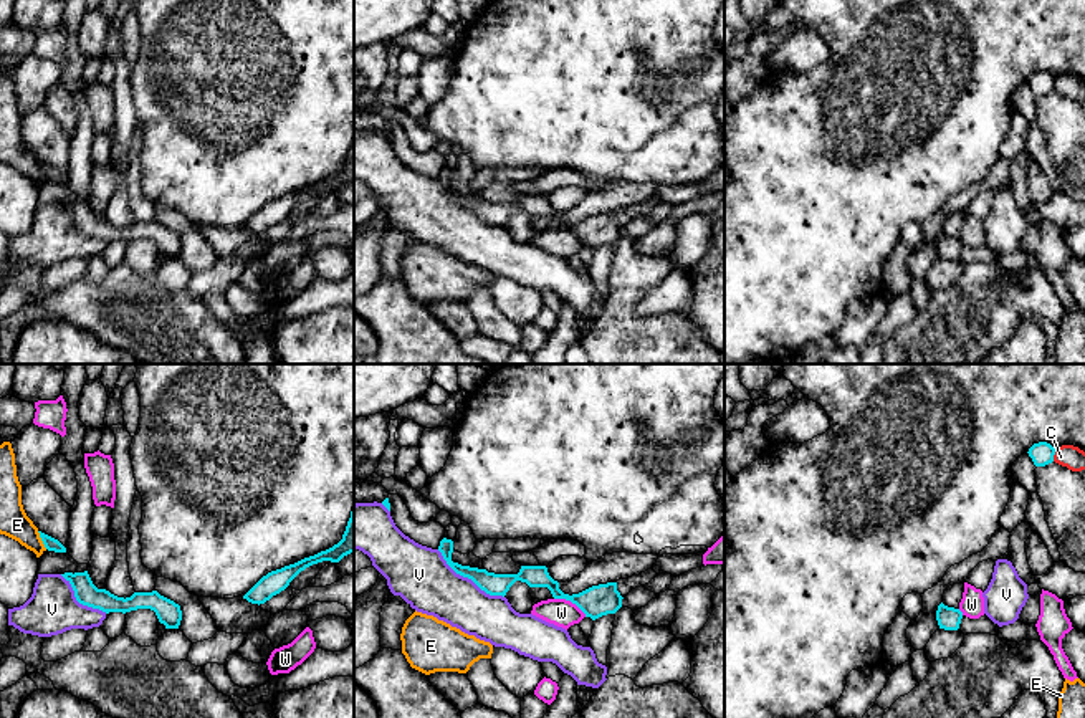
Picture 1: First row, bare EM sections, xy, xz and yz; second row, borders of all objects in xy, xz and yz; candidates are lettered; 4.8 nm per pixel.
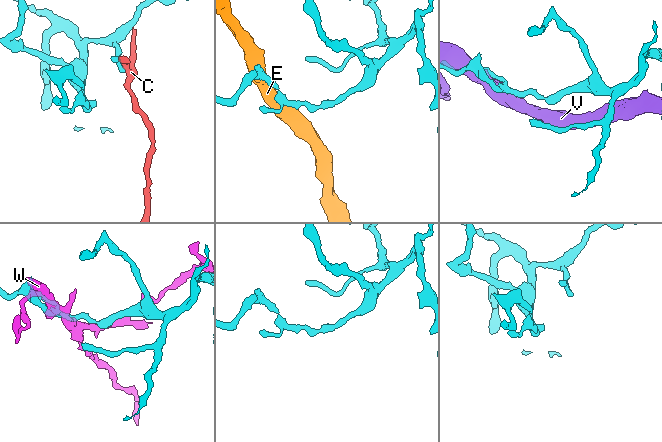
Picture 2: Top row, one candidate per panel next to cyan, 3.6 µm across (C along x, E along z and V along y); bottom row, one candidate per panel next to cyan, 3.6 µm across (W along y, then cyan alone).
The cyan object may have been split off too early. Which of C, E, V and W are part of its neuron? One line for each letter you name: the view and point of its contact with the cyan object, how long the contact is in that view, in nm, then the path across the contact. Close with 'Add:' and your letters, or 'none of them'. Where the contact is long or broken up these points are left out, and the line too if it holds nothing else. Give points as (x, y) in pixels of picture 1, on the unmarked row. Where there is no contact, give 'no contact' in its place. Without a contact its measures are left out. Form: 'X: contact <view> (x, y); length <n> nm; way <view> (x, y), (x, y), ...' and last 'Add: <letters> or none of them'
Add: none of them

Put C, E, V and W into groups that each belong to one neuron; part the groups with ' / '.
C / E / V / W

